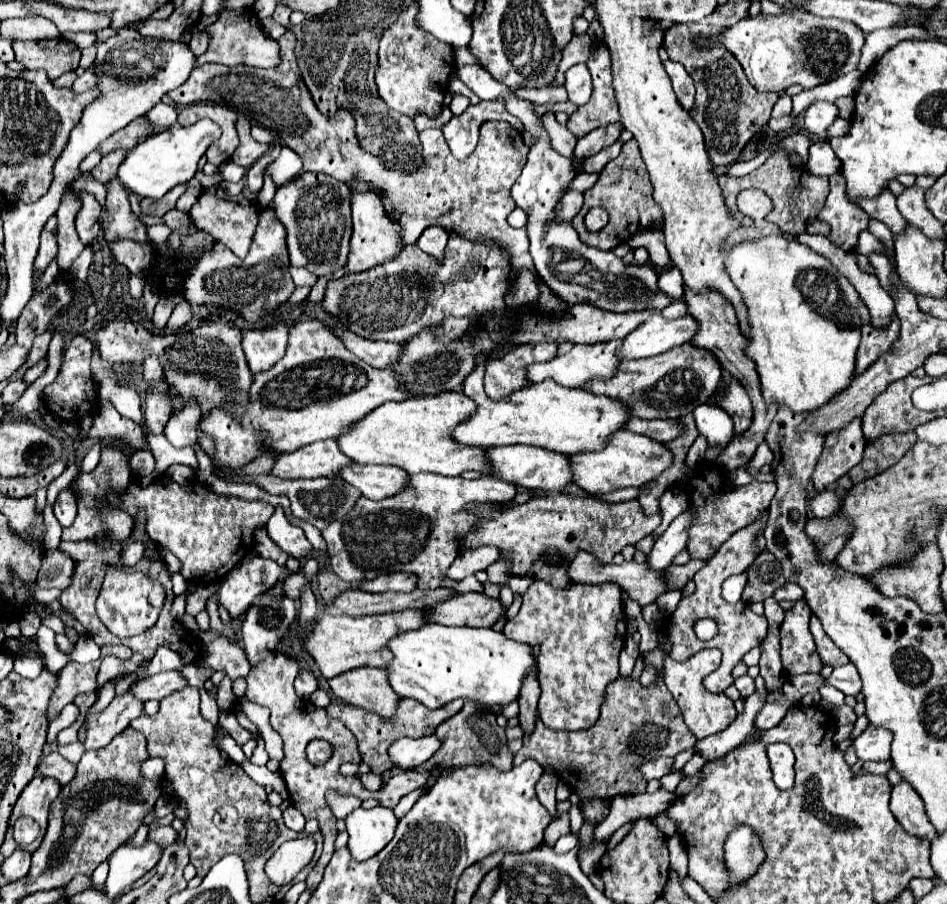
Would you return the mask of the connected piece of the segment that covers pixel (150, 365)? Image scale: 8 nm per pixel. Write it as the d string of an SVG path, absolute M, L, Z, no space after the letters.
M146 358L144 360L144 380L146 382L158 382L162 378L160 360L158 358Z

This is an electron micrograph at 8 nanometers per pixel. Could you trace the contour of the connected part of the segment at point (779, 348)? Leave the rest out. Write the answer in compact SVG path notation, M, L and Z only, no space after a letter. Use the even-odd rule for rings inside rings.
M766 236L732 246L726 254L724 268L734 286L740 290L742 302L748 310L748 344L744 346L744 354L756 364L766 408L770 404L784 404L792 412L816 412L820 406L840 396L840 392L844 392L854 378L856 350L860 344L860 330L864 326L858 312L860 298L854 286L830 262L826 262L822 254L800 244L798 240L786 240L784 236ZM820 290L838 290L838 300L822 300L820 306Z

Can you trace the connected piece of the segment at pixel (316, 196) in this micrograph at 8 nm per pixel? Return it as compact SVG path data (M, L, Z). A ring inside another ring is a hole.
M302 172L296 180L280 186L274 196L278 220L288 230L290 264L302 266L316 276L332 274L346 266L348 242L352 234L350 188L326 174Z

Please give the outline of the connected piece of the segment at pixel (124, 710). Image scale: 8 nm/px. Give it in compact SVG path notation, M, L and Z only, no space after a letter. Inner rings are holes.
M124 692L124 696L116 696L108 708L102 712L92 714L86 720L86 750L104 748L112 742L114 736L118 736L124 728L128 728L130 720L138 718L142 714L142 702L136 700L130 692Z

